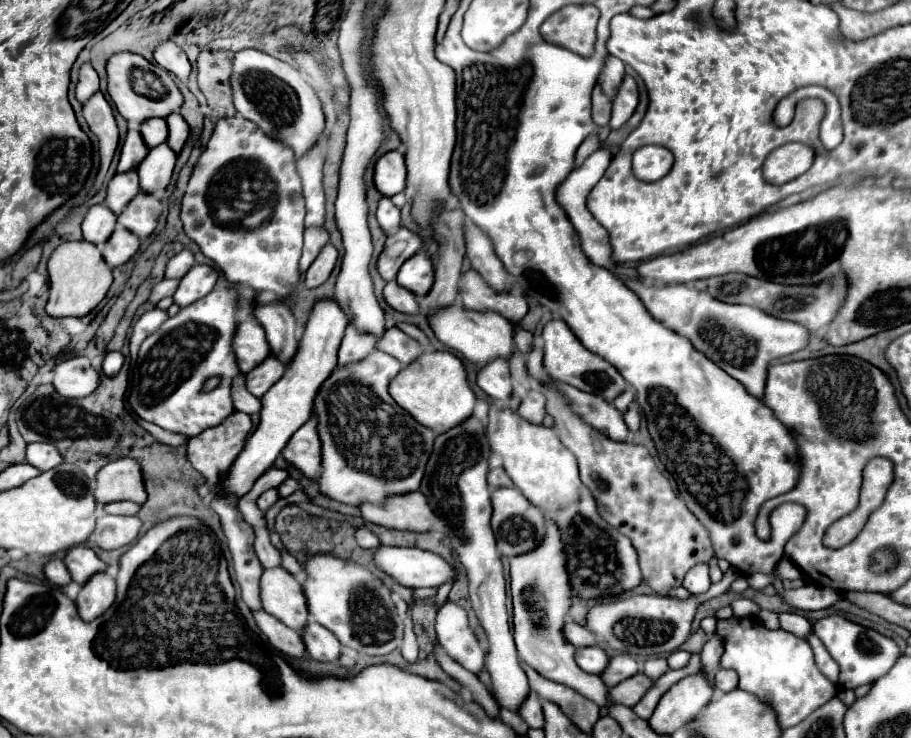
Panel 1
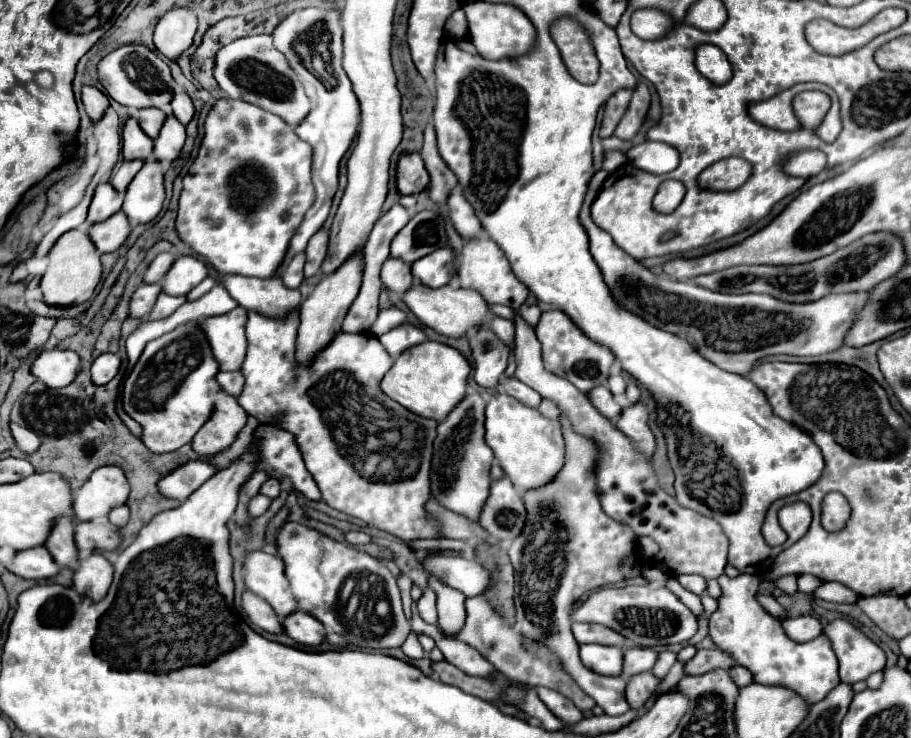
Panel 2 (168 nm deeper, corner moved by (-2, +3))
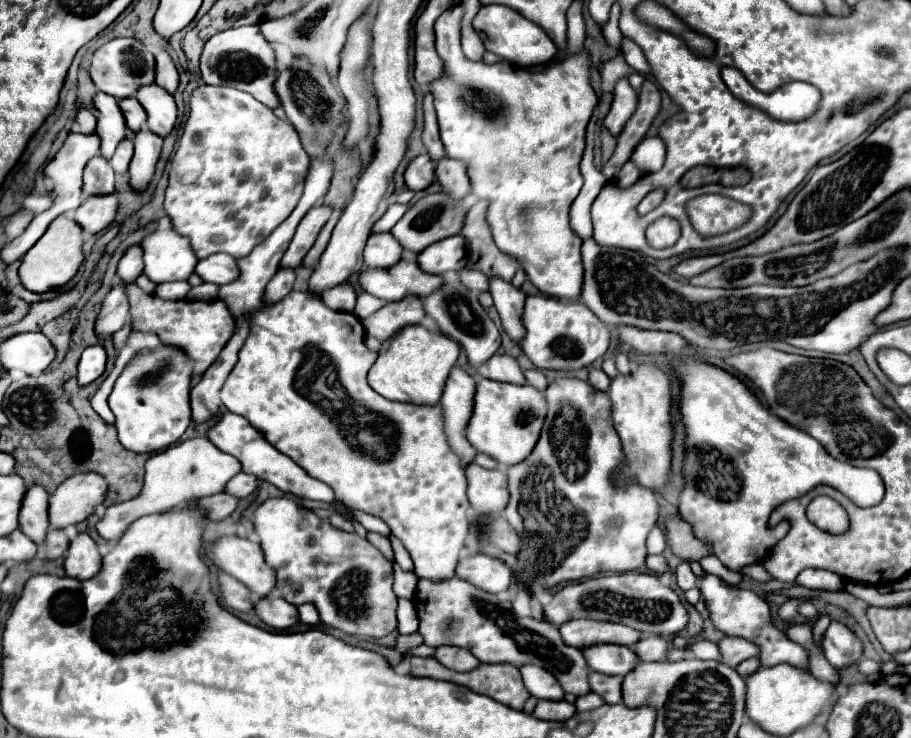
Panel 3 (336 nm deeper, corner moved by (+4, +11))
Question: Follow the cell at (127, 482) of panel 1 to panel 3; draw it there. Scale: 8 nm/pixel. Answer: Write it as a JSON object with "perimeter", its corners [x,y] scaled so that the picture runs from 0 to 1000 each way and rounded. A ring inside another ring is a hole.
{"perimeter":[[[105,640],[81,642],[70,650],[59,672],[55,672],[55,713],[72,715],[86,710],[103,696],[105,686],[114,680],[119,667],[119,653]]]}

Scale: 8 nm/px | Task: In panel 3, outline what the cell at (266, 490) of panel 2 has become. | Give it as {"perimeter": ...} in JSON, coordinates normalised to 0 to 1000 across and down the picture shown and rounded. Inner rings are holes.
{"perimeter":[[[263,640],[259,648],[255,648],[255,650],[250,653],[248,667],[255,669],[255,672],[261,672],[261,675],[270,675],[270,672],[274,672],[281,661],[283,661],[281,645],[272,645],[270,640]]]}

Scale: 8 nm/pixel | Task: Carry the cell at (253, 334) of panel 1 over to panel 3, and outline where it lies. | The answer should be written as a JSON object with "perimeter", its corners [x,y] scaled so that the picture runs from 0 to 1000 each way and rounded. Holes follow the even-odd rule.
{"perimeter":[[[141,385],[138,393],[143,404],[143,434],[147,447],[169,447],[180,466],[198,469],[213,488],[213,507],[224,507],[228,496],[235,493],[237,482],[241,482],[241,477],[246,474],[246,466],[250,466],[259,444],[259,436],[244,407],[187,409],[187,407],[171,404],[169,398],[156,396],[149,385]]]}

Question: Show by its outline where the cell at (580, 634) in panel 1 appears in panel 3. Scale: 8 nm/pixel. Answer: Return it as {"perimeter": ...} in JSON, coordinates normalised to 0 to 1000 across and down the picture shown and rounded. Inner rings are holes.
{"perimeter":[[[626,840],[615,848],[615,859],[621,873],[630,878],[643,878],[648,873],[685,873],[694,875],[703,864],[703,856],[696,856],[689,848],[661,843],[661,840]]]}

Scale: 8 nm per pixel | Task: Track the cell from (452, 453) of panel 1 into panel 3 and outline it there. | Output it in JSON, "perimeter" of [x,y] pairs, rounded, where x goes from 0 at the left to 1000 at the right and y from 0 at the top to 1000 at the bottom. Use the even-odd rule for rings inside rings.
{"perimeter":[[[501,496],[490,515],[490,526],[483,542],[487,561],[487,585],[492,591],[494,607],[501,612],[501,618],[505,618],[507,634],[514,634],[514,629],[518,629],[525,615],[523,607],[509,596],[509,580],[514,577],[514,564],[518,564],[520,531],[520,512]]]}

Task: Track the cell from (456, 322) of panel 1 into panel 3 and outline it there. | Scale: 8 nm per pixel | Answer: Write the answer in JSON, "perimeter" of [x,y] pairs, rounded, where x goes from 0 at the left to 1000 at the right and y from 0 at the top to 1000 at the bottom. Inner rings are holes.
{"perimeter":[[[439,352],[428,366],[400,366],[393,379],[395,390],[404,398],[419,404],[424,409],[443,407],[443,401],[461,401],[468,404],[483,385],[487,385],[485,374],[474,374],[461,366],[457,352]]]}

